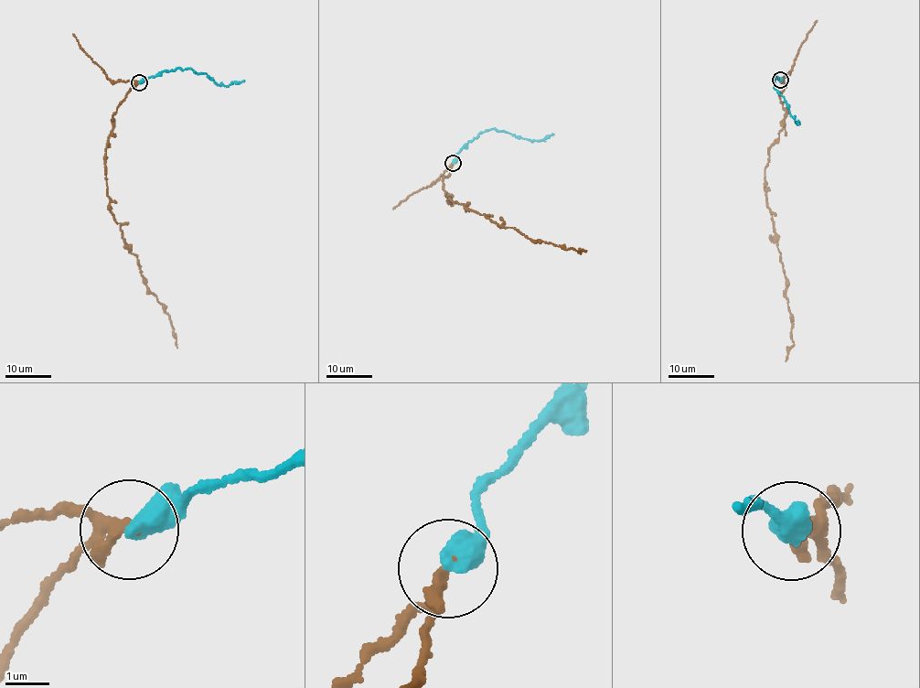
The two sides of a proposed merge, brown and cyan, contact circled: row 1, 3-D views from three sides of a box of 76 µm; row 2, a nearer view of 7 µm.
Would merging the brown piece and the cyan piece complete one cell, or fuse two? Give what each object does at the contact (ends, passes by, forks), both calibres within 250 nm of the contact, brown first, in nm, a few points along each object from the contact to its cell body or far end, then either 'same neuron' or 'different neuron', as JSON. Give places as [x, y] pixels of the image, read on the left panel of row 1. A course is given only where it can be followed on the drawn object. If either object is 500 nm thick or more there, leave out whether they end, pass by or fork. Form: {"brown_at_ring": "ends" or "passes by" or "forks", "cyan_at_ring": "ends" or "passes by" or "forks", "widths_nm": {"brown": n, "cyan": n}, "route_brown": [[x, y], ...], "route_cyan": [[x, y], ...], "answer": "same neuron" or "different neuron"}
{"widths_nm": {"brown": 240, "cyan": 500}, "route_brown": [[139, 82], [112, 115], [104, 164], [110, 212], [124, 247], [137, 258], [143, 282], [169, 316], [177, 348]], "route_cyan": [[139, 82], [164, 70], [188, 68], [197, 73], [204, 72], [219, 85], [244, 80]], "answer": "different neuron"}

